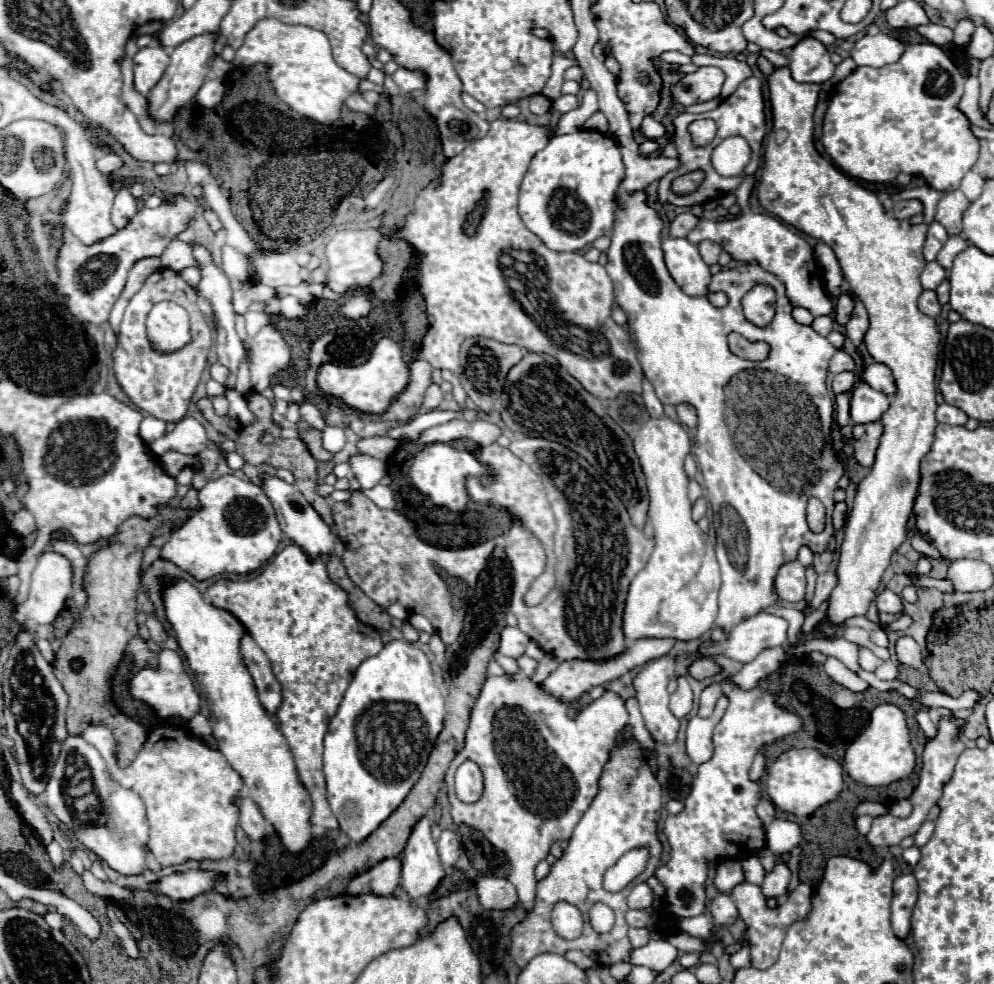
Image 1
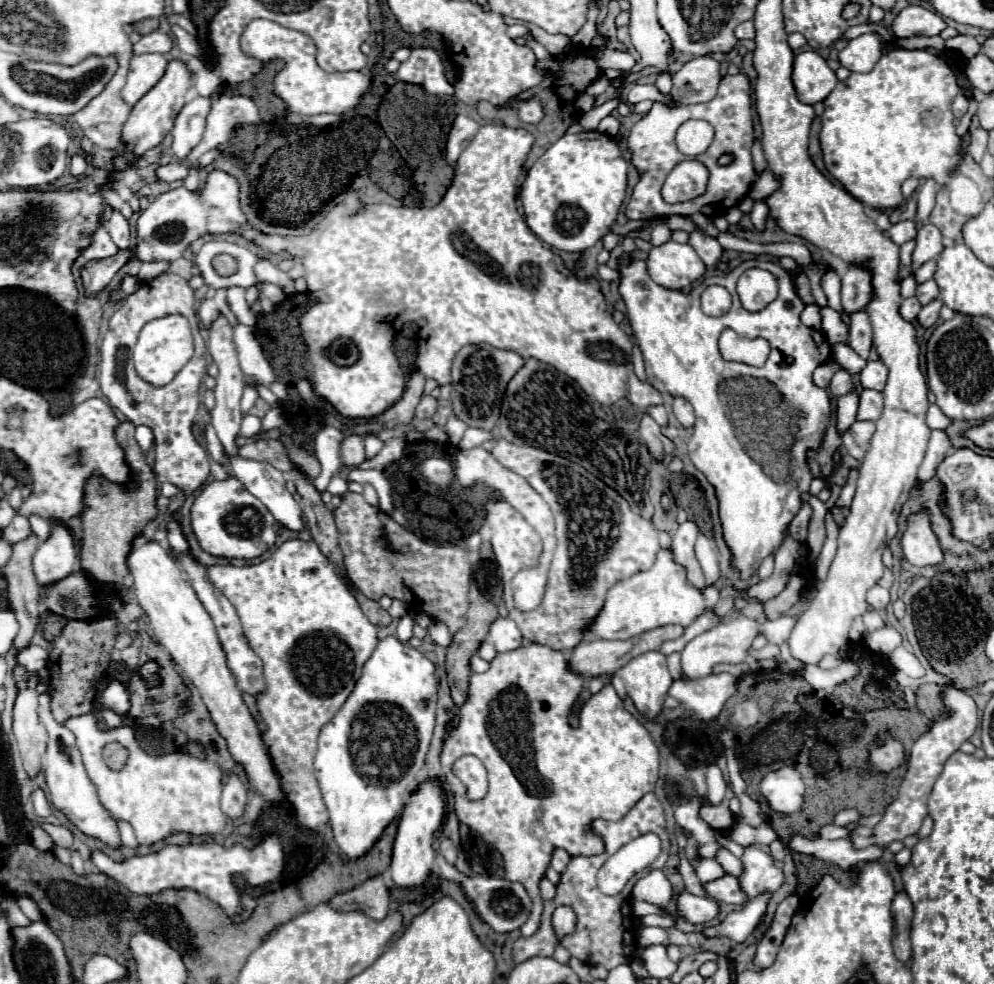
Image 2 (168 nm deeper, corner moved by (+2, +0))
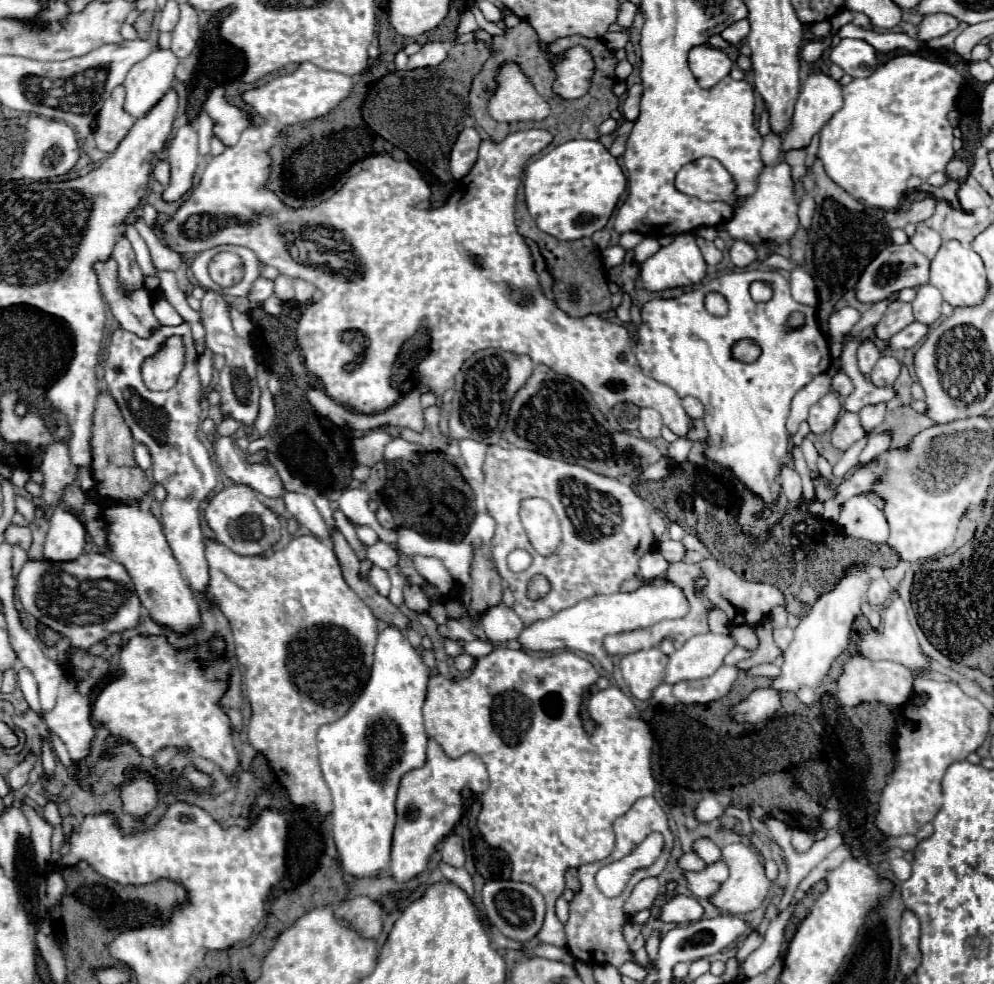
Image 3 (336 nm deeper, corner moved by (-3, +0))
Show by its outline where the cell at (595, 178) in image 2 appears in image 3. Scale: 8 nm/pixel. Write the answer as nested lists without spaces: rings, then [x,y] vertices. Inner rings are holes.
[[[575,139],[541,155],[525,169],[525,201],[537,227],[557,239],[575,241],[603,229],[627,181],[617,159],[601,141]]]

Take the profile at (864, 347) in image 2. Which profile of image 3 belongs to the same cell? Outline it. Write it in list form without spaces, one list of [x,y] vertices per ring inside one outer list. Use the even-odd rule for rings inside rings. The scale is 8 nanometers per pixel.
[[[863,343],[857,351],[857,363],[859,363],[859,371],[863,375],[869,375],[873,371],[873,365],[877,363],[877,359],[881,357],[881,351],[873,345],[873,343]]]

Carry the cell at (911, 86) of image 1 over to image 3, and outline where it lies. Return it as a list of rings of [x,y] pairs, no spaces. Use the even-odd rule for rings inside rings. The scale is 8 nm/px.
[[[899,55],[881,65],[873,75],[843,85],[843,107],[823,127],[817,151],[831,181],[871,207],[881,207],[885,211],[895,209],[911,175],[927,179],[931,173],[945,171],[945,165],[953,159],[953,127],[947,121],[947,113],[955,105],[959,87],[961,75],[951,65],[917,55]]]

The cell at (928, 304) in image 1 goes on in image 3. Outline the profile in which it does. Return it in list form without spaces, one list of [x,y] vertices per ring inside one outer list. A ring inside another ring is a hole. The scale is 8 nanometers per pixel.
[[[891,303],[887,311],[883,313],[881,321],[873,327],[875,339],[887,341],[891,335],[899,333],[905,329],[909,323],[913,323],[913,313],[911,313],[911,303]]]

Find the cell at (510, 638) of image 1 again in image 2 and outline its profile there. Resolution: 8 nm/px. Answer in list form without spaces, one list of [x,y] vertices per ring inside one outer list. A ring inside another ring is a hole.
[[[498,617],[490,625],[490,633],[488,633],[486,641],[492,643],[498,653],[504,653],[504,651],[512,651],[512,649],[522,647],[522,633],[518,631],[518,627],[512,619]]]

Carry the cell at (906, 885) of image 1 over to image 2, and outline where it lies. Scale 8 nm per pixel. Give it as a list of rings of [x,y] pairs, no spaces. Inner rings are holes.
[[[898,891],[892,899],[892,915],[894,915],[894,953],[900,961],[908,961],[912,955],[910,947],[910,923],[914,915],[914,907],[906,891]]]

